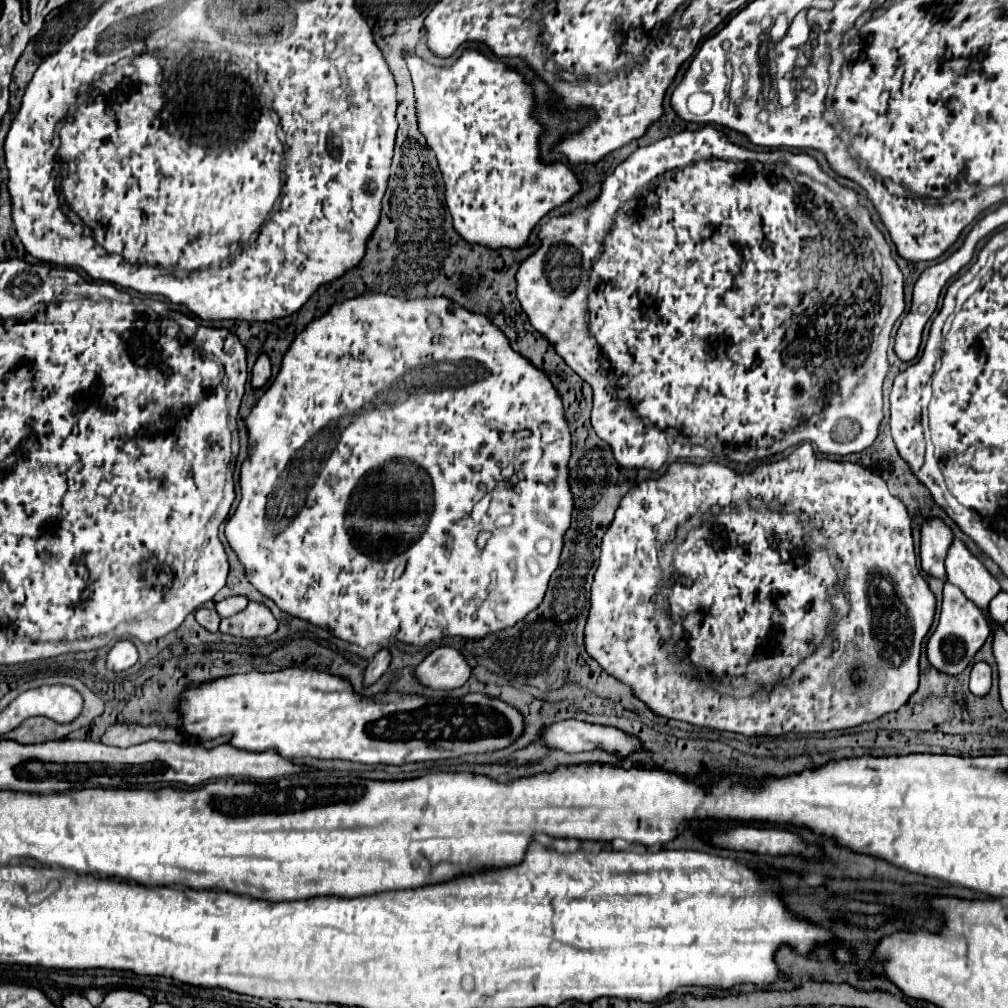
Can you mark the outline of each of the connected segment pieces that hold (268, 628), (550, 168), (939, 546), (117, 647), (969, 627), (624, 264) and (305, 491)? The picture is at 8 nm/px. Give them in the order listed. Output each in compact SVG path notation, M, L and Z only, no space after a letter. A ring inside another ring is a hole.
M250 601L244 611L238 613L238 617L228 617L222 619L220 623L220 633L228 633L240 639L258 639L258 637L270 637L276 633L278 621L260 603Z
M464 51L450 69L438 69L406 53L404 61L410 69L416 89L416 115L420 131L428 137L428 145L436 153L446 183L446 205L454 219L454 229L472 243L498 247L522 247L534 225L554 207L568 201L580 191L574 173L564 163L544 165L538 159L540 125L530 117L532 91L518 71L508 69L502 61L492 61L478 51Z
M940 519L936 521L924 521L922 525L922 541L920 541L920 559L922 569L940 579L946 581L946 569L944 559L948 555L948 549L952 545L952 531L948 525L944 525Z
M126 639L114 643L114 647L106 655L106 667L114 673L130 669L136 661L138 661L138 651L136 651L134 643L126 641Z
M944 583L940 621L938 621L936 631L930 635L926 643L926 655L928 655L930 665L940 673L960 675L970 665L974 655L982 649L988 635L990 635L990 623L986 621L984 611L972 605L972 601L968 601L964 593L960 593L960 589L956 589L950 583Z
M710 125L700 127L696 131L682 131L678 135L670 135L648 147L636 149L602 183L601 193L596 200L580 205L578 209L562 217L548 219L538 233L538 239L540 239L538 249L528 259L524 259L518 267L516 297L522 309L526 311L532 327L540 331L552 343L552 347L566 361L566 365L572 367L586 383L590 383L593 391L592 427L596 435L612 447L614 459L618 461L620 467L658 471L664 463L672 463L678 459L696 459L696 457L702 457L702 461L720 459L720 461L748 465L752 461L782 453L784 449L792 445L800 445L804 441L814 443L826 455L850 455L850 453L860 453L868 449L878 437L878 427L884 417L882 383L890 369L886 351L890 345L892 327L906 307L904 305L904 277L898 263L892 257L892 249L886 243L880 229L874 225L870 211L858 203L858 193L854 189L842 187L832 175L828 175L820 167L820 163L812 155L788 153L788 159L792 159L792 165L800 171L796 173L796 169L788 169L786 163L780 163L780 151L768 151L776 155L774 159L778 163L770 163L770 165L766 163L766 167L764 167L764 161L768 153L750 151L752 157L746 157L746 151L750 149L730 143L726 133ZM858 239L866 243L864 243L864 249L856 251L854 241ZM700 381L704 381L706 389L710 387L714 393L716 389L720 391L720 395L724 393L728 403L720 405L722 409L716 409L712 401L704 399L706 397L704 393L692 399L692 393L700 389Z
M370 289L358 297L334 303L322 317L308 323L304 331L294 337L292 345L284 353L280 373L246 417L246 429L250 457L240 467L242 499L236 507L236 513L226 523L224 533L240 565L244 567L246 579L264 597L272 599L286 615L304 619L320 629L328 629L334 637L356 647L372 647L384 639L396 639L400 643L412 645L416 623L416 645L424 647L428 643L438 645L440 637L446 635L484 639L494 631L516 625L542 603L548 581L560 565L564 535L568 525L572 525L574 493L568 483L572 437L564 415L562 397L554 383L542 369L532 365L526 357L510 347L510 339L494 325L490 317L468 311L448 297L398 299ZM508 465L512 465L518 477L522 477L518 483L521 492L516 494L504 492L503 489L494 493L480 531L480 525L470 517L478 499L478 485L486 483L488 489L492 489L500 477L500 471Z

